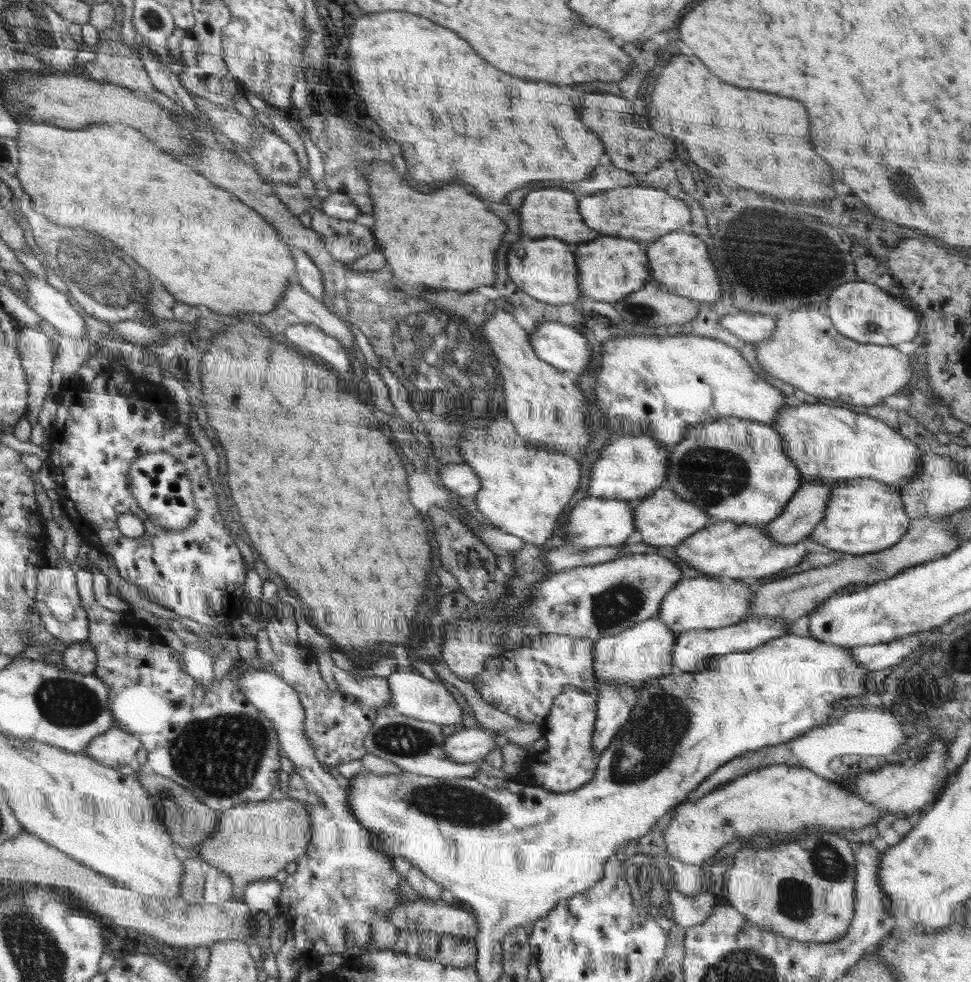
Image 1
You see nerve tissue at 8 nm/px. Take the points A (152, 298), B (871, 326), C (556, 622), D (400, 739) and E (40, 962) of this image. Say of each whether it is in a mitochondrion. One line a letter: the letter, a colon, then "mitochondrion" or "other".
A: mitochondrion
B: mitochondrion
C: other
D: mitochondrion
E: mitochondrion

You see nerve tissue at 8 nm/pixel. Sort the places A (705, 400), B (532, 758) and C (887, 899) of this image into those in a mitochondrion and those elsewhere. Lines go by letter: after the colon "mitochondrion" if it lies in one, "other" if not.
A: other
B: other
C: other

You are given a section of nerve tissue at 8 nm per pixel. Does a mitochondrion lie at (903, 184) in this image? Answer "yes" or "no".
yes

